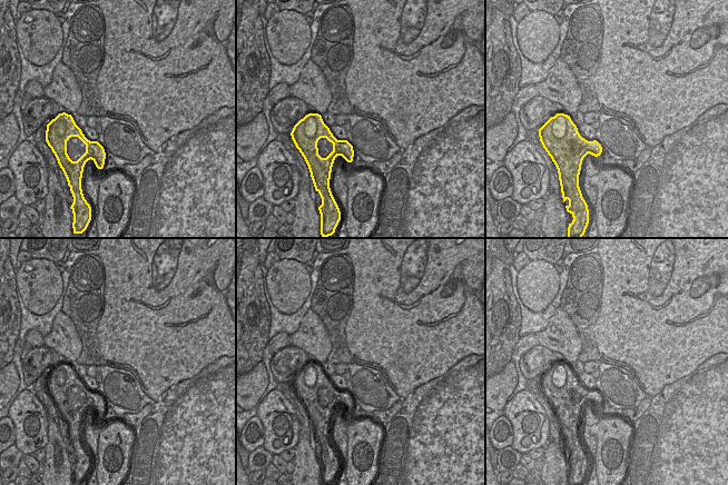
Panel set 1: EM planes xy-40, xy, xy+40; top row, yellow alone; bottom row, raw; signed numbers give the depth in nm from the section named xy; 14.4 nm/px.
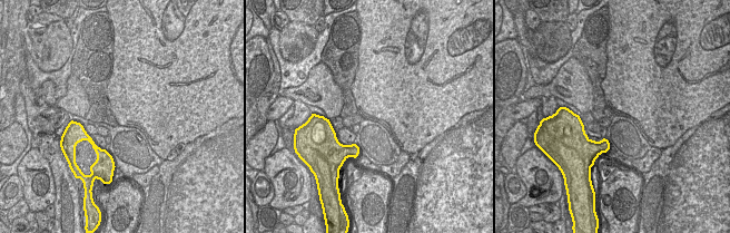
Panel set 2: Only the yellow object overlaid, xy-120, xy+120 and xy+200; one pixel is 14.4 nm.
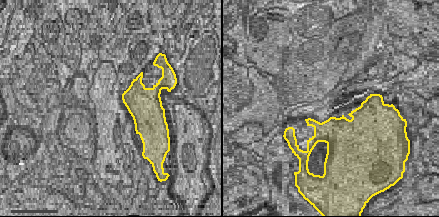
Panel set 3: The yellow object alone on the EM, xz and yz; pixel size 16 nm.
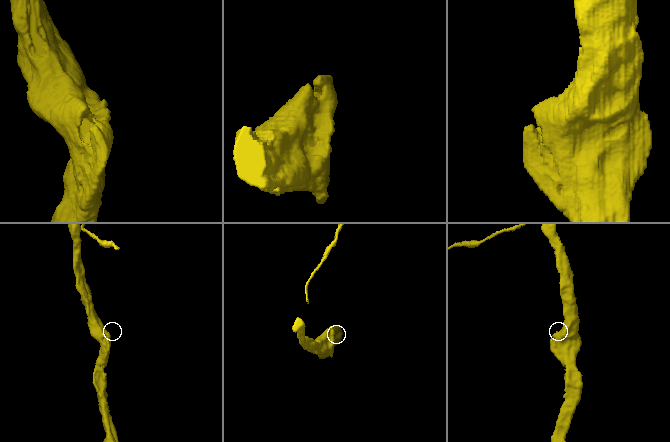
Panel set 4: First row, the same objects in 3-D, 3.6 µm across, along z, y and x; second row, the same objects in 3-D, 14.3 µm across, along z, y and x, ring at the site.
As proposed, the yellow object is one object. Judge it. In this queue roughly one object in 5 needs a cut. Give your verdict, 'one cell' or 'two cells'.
one cell

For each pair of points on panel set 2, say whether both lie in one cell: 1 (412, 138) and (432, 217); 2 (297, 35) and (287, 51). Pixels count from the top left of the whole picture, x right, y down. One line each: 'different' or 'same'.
1: different
2: same

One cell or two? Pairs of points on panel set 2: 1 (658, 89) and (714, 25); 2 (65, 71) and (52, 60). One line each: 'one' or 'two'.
1: one
2: two

